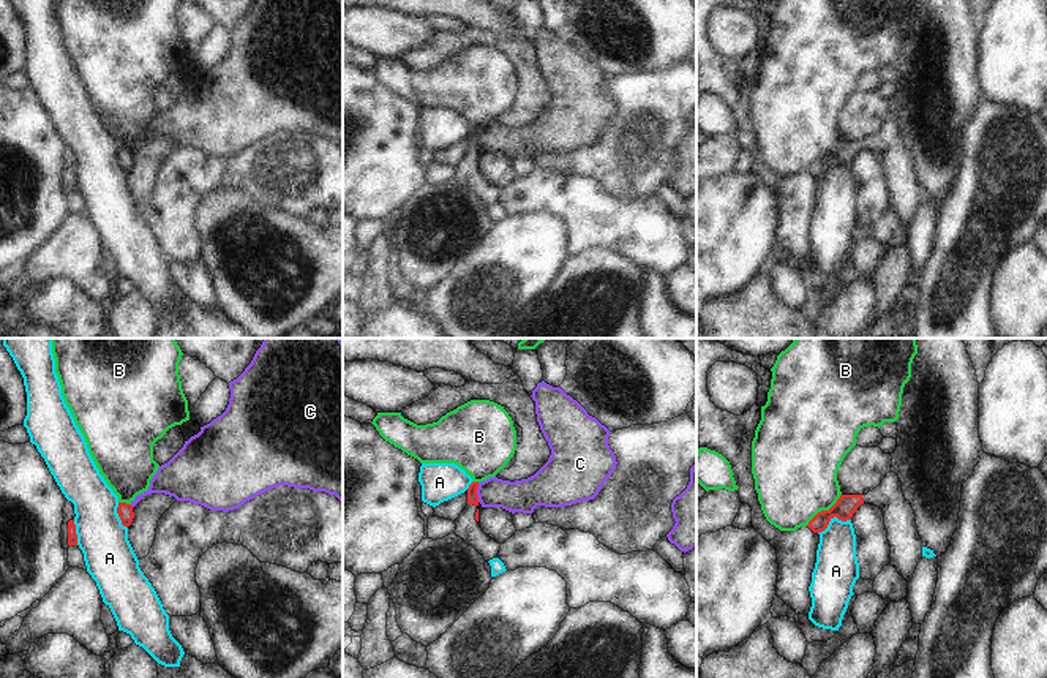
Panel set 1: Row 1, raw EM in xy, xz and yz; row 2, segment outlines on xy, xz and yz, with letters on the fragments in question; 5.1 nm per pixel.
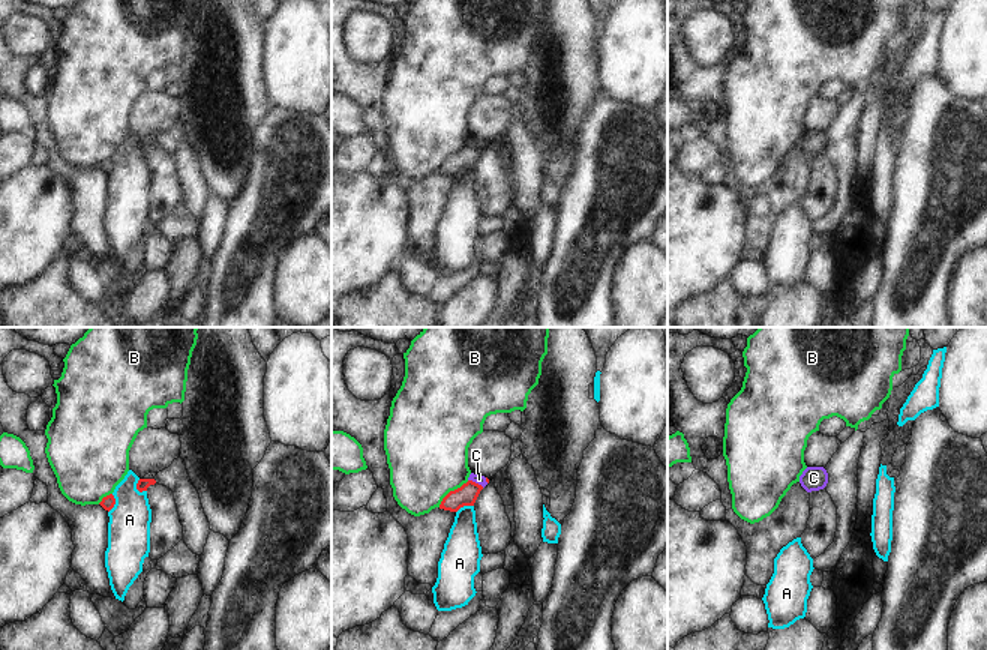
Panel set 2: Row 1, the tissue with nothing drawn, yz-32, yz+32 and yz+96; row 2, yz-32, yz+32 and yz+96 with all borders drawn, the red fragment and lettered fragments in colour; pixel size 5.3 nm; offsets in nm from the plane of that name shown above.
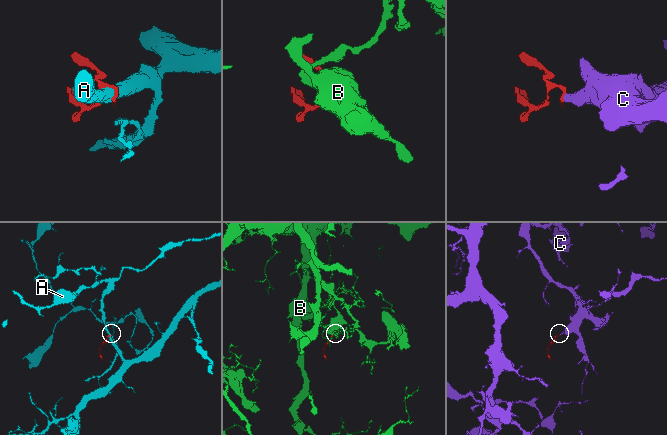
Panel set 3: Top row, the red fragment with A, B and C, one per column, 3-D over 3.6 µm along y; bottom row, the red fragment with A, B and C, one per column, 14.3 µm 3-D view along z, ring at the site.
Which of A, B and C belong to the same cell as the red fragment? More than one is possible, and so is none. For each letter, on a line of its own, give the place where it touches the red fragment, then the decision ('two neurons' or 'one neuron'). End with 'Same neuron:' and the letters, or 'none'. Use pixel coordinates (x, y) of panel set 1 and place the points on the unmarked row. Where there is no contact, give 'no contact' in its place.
A: yz (833, 163) | two neurons
B: yz (825, 157) | two neurons
C: xz (476, 138) | two neurons
Same neuron: none

